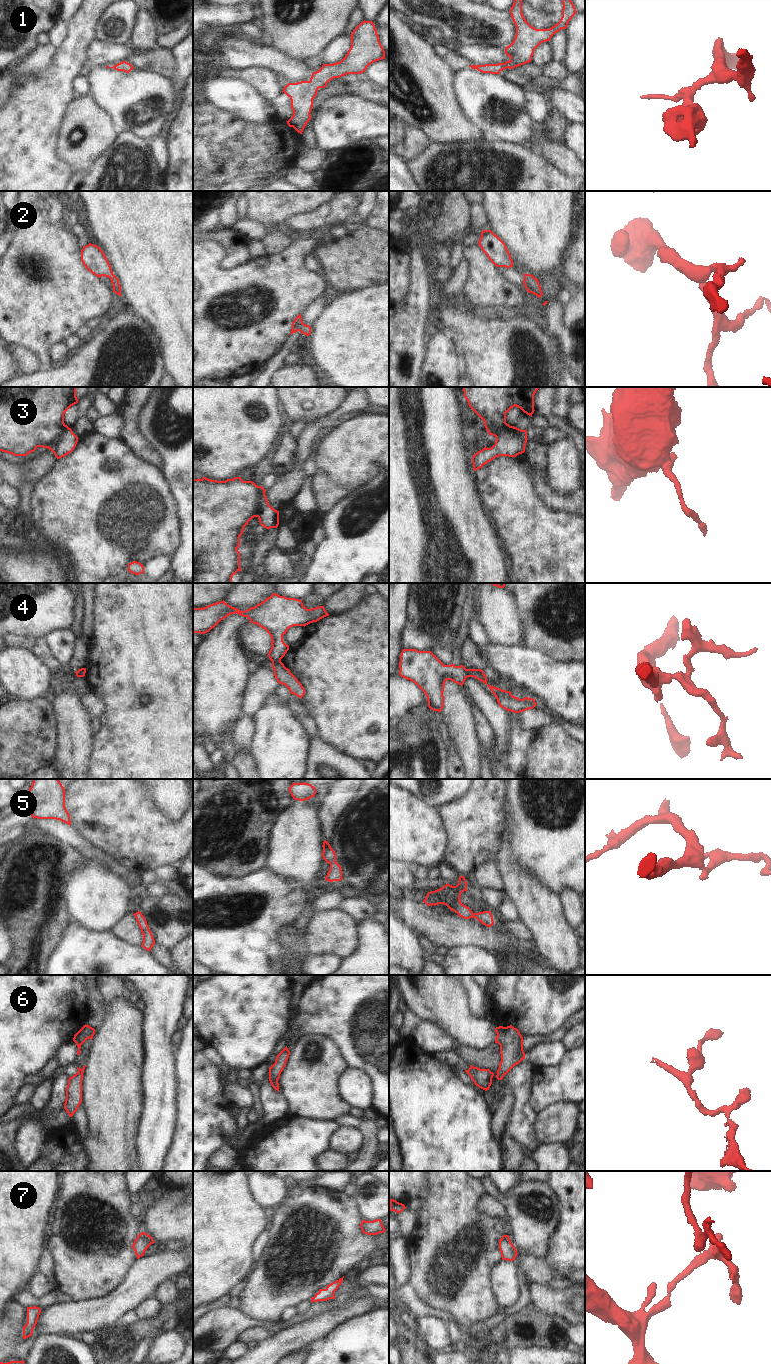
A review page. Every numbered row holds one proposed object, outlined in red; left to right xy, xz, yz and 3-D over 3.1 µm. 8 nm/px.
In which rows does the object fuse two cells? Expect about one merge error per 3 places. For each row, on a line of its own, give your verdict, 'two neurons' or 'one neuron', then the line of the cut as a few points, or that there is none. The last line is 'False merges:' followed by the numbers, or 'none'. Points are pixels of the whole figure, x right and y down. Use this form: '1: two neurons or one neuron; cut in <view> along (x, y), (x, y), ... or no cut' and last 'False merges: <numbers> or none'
1: one neuron; no cut
2: one neuron; no cut
3: two neurons; cut in xy along (69, 428), (60, 436), (60, 440), (51, 450)
4: two neurons; cut in xz along (280, 659), (272, 662)
5: one neuron; no cut
6: one neuron; no cut
7: one neuron; no cut
False merges: 3, 4

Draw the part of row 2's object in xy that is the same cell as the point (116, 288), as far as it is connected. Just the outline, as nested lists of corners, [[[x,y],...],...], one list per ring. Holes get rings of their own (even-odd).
[[[89,243],[81,250],[81,261],[88,271],[100,278],[108,277],[113,286],[113,292],[121,296],[119,279],[113,274],[111,266],[100,247]]]

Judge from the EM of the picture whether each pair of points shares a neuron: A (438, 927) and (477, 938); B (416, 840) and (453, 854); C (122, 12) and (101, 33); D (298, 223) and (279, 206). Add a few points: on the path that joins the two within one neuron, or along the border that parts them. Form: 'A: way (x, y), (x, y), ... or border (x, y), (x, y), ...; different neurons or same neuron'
A: way (448, 930), (467, 932); same neuron
B: border (445, 827), (446, 849), (442, 861); different neurons
C: way (117, 17), (106, 28); same neuron
D: border (313, 210), (296, 213), (281, 223); different neurons

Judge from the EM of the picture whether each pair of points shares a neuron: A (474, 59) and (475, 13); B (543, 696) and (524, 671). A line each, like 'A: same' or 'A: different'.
A: different
B: same

